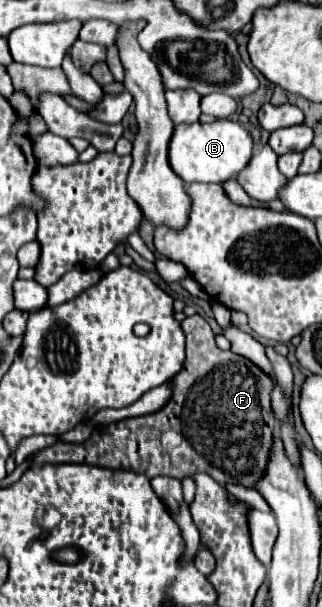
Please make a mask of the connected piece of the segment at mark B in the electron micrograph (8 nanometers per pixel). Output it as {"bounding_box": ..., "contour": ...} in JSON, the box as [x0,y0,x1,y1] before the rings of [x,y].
{"bounding_box":[169,120,253,184],"contour":[[[217,120],[213,124],[195,122],[191,126],[181,124],[175,128],[175,136],[171,138],[171,150],[169,160],[171,168],[189,184],[189,182],[227,182],[235,180],[239,172],[249,164],[253,156],[253,138],[251,134],[233,120]]]}

